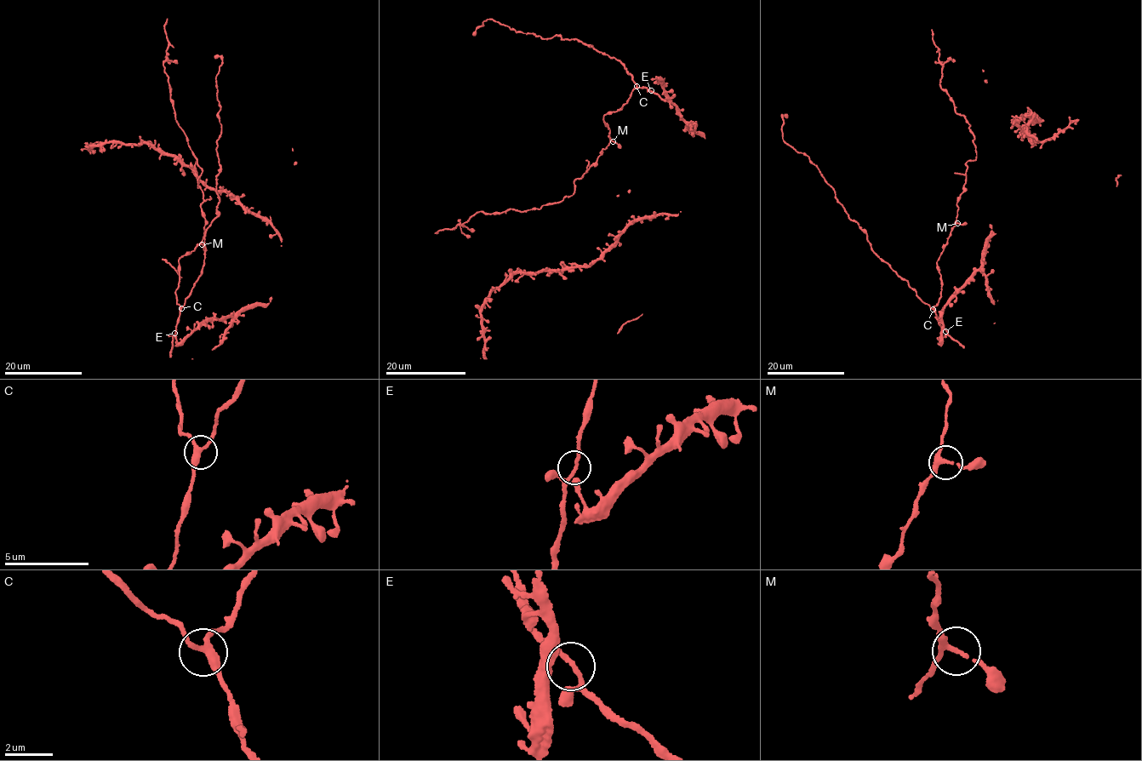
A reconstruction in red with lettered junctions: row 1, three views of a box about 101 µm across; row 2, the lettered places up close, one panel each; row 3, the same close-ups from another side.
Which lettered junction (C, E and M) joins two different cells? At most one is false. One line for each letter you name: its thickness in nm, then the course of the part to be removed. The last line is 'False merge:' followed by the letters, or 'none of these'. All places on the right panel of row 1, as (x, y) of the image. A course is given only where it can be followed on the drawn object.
False merge: none of these

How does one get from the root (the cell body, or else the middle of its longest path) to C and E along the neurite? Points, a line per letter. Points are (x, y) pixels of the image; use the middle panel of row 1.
C: (610, 134), (604, 115), (625, 105), (636, 86)
E: (610, 134), (604, 115), (625, 105), (637, 87), (642, 86), (651, 90)

